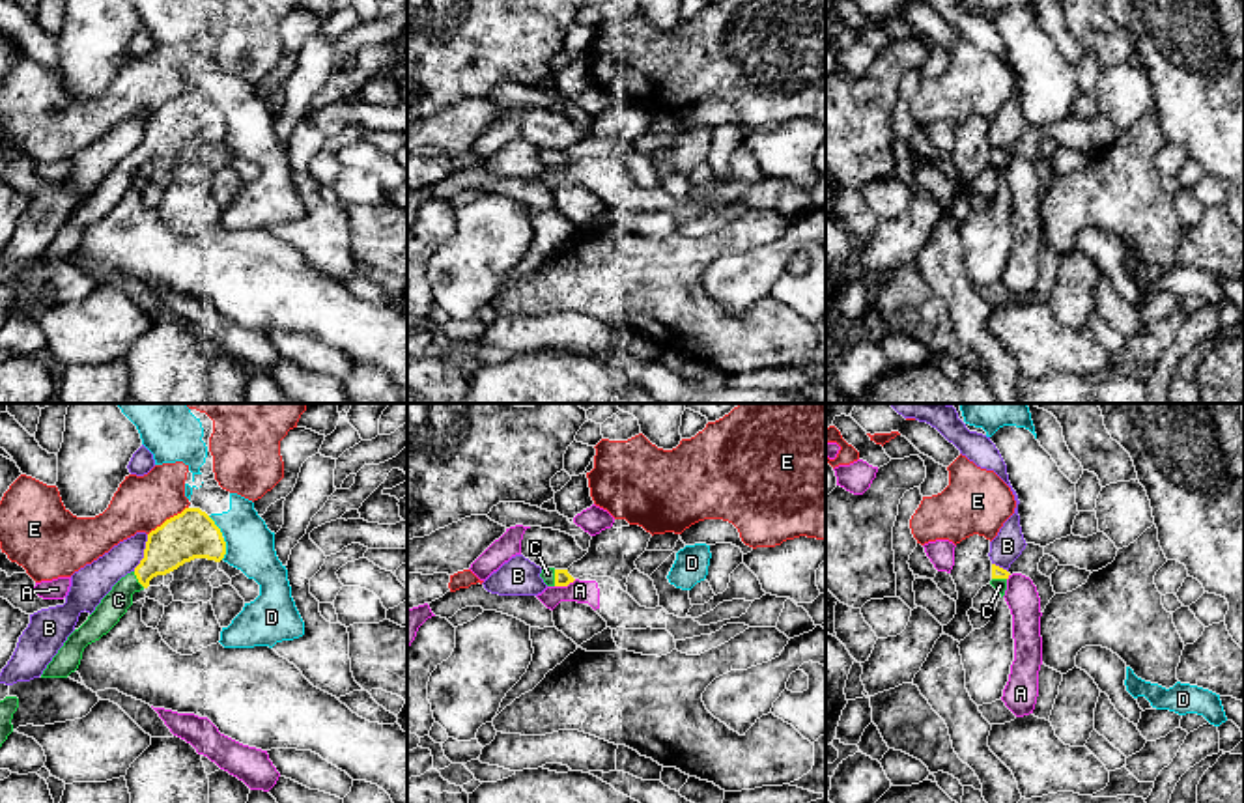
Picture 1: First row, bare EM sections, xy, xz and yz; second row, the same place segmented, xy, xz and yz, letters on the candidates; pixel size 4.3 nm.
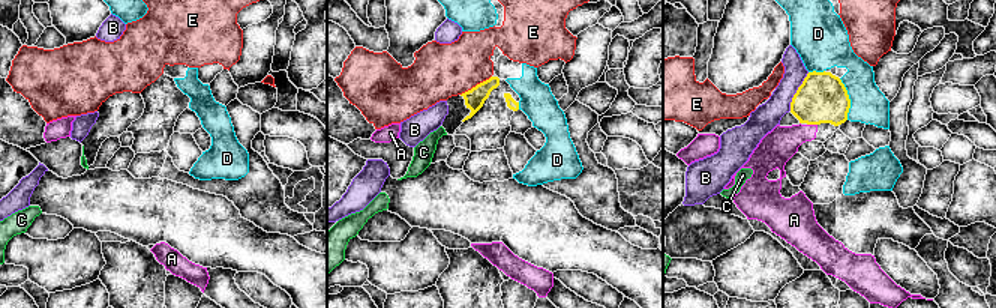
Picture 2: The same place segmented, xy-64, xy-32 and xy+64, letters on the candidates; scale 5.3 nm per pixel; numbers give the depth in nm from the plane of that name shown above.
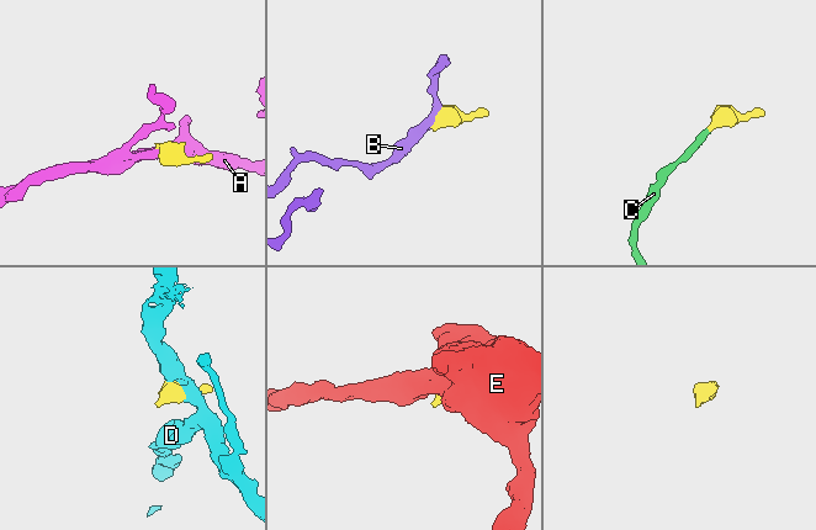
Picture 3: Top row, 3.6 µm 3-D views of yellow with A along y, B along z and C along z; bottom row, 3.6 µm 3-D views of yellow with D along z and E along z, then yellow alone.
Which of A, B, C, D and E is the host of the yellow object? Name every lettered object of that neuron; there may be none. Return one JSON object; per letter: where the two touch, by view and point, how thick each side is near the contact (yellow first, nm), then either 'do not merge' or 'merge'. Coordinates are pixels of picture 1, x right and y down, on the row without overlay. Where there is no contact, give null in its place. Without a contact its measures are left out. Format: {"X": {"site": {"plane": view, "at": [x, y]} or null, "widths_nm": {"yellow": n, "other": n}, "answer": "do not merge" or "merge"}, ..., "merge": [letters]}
{"A": {"site": {"plane": "xz", "at": [565, 167]}, "widths_nm": {"yellow": 70, "other": 100}, "answer": "do not merge"}, "B": {"site": {"plane": "xy", "at": [144, 135]}, "widths_nm": {"yellow": 220, "other": 160}, "answer": "do not merge"}, "C": {"site": {"plane": "xy", "at": [137, 159]}, "widths_nm": {"yellow": 200, "other": 110}, "answer": "merge"}, "D": {"site": {"plane": "xy", "at": [225, 131]}, "widths_nm": {"yellow": 220, "other": 200}, "answer": "do not merge"}, "E": {"site": {"plane": "xy", "at": [167, 101]}, "widths_nm": {"yellow": 220, "other": 240}, "answer": "do not merge"}, "merge": ["C"]}

